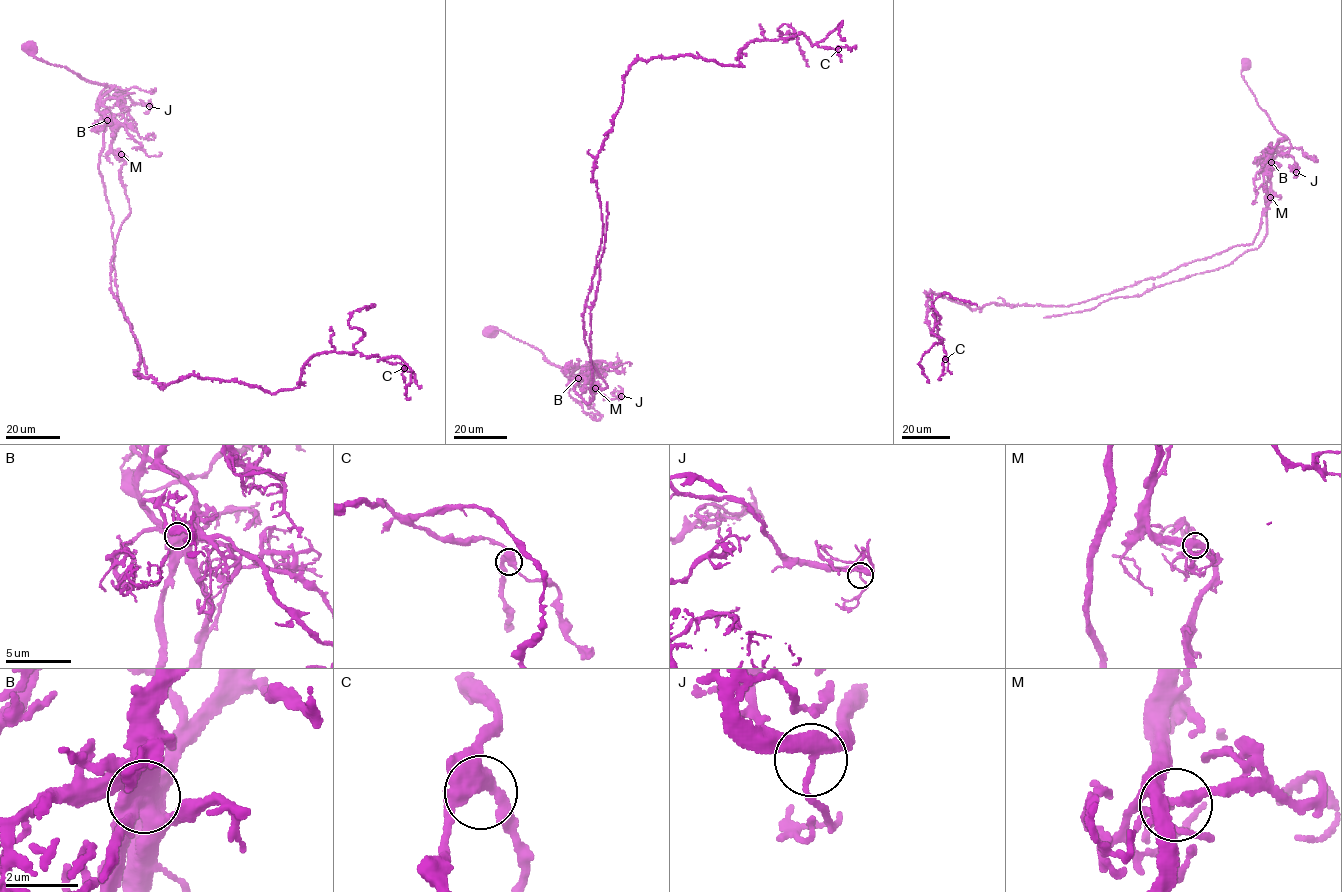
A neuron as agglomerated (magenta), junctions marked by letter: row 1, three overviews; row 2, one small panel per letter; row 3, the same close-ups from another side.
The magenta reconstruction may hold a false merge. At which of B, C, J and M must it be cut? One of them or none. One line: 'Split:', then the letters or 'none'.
Split: B

